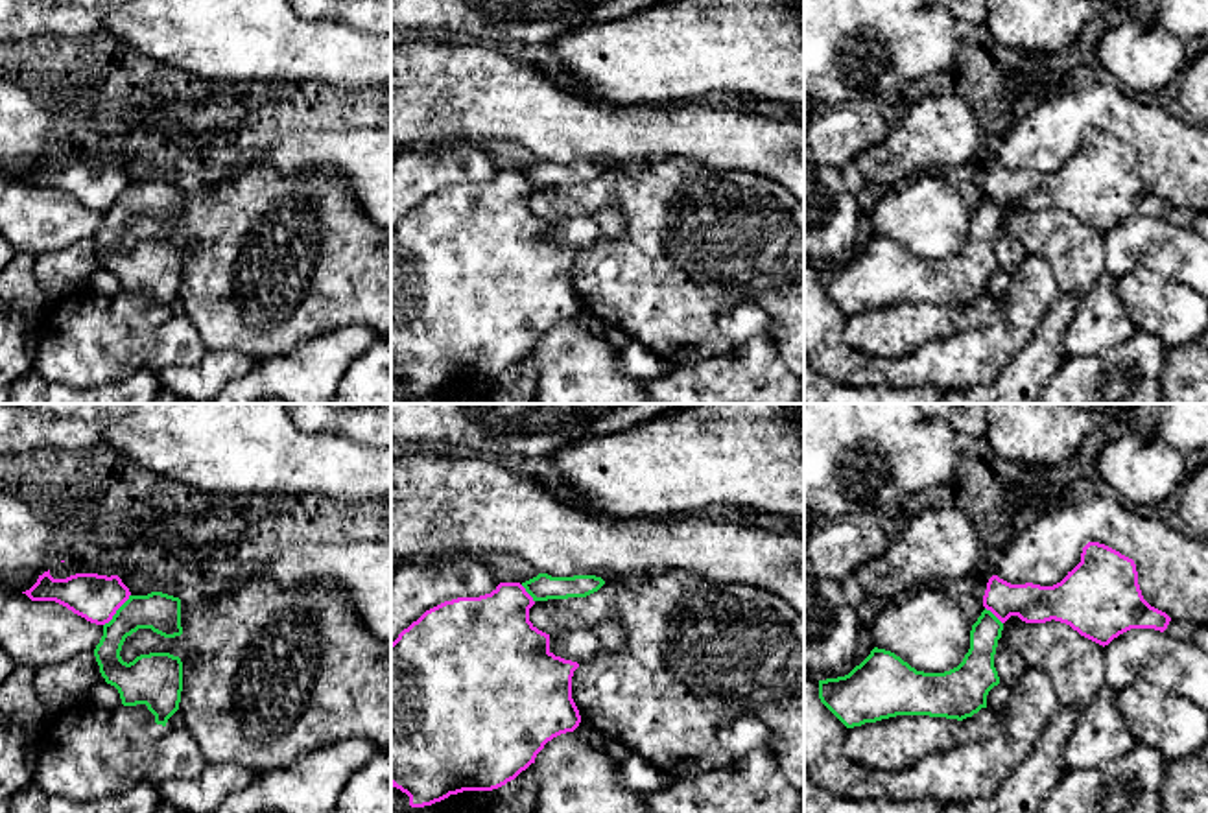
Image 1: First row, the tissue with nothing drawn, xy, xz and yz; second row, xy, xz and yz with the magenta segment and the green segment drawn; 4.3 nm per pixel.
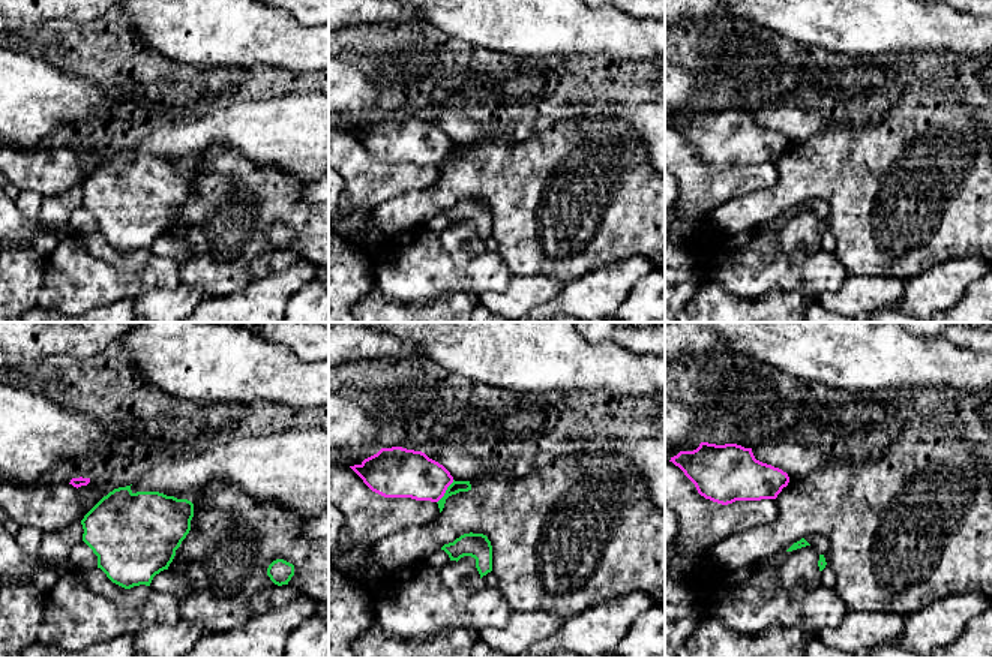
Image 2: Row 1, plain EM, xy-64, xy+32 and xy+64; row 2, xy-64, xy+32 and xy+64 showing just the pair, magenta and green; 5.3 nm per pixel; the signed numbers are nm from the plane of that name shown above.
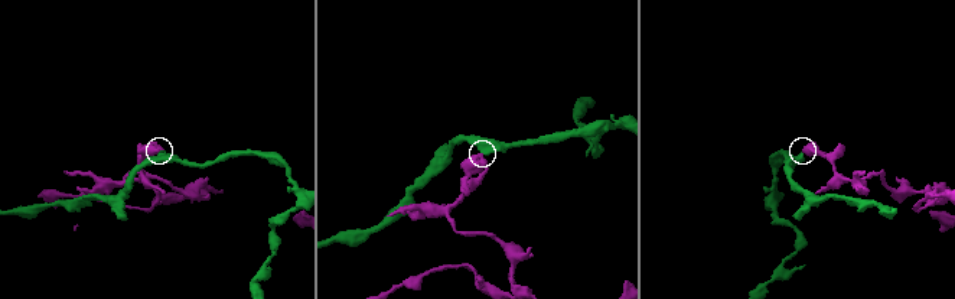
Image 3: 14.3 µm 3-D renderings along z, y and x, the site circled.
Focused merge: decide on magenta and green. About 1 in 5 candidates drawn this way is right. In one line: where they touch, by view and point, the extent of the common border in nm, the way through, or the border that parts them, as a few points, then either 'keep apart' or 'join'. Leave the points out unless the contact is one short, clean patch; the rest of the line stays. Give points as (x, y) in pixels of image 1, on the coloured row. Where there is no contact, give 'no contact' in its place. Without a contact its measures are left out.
contact xy (117, 609); length 180 nm; border xy (130, 594), (104, 625); keep apart

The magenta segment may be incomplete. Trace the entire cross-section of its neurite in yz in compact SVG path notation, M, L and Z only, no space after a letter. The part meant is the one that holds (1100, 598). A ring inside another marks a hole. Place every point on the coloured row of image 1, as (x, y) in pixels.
M1088 542L1081 562L1053 586L1011 584L992 575L983 607L1001 623L1011 616L1066 623L1103 647L1131 629L1164 632L1171 621L1143 599L1134 560L1099 542Z

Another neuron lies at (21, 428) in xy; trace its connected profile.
M0 406L0 459L44 446L85 450L101 442L101 433L98 420Z

